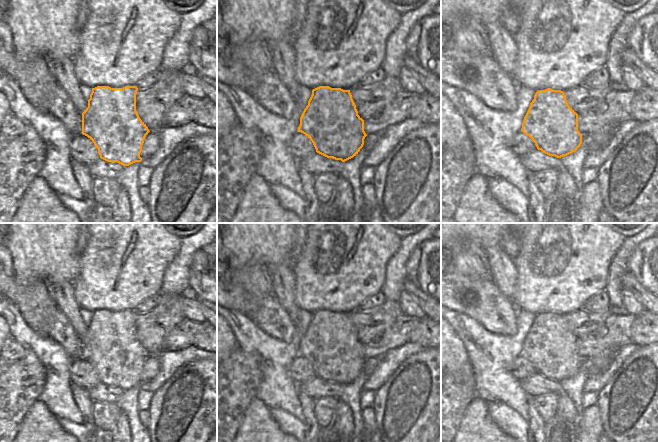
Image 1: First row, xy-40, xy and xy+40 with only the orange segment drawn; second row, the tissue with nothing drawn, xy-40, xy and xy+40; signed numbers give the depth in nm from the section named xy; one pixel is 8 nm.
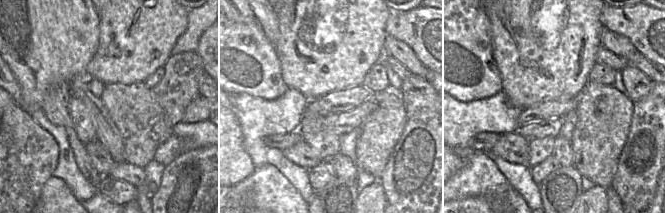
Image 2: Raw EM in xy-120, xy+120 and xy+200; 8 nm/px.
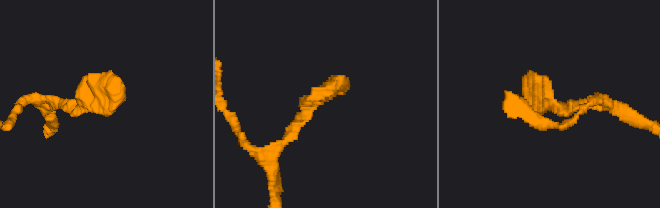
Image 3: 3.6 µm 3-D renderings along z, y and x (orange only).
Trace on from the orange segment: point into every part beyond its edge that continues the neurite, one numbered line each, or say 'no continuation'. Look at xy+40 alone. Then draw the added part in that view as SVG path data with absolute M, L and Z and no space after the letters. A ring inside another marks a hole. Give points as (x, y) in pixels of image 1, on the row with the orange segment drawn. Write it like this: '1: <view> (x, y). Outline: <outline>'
no continuation

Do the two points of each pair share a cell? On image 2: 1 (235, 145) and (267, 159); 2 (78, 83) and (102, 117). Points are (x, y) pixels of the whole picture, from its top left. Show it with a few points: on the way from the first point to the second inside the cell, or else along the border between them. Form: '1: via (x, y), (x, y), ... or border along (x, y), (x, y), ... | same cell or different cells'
1: border along (239, 126), (242, 132), (243, 147), (255, 167) | different cells
2: via (81, 91), (96, 109) | same cell

